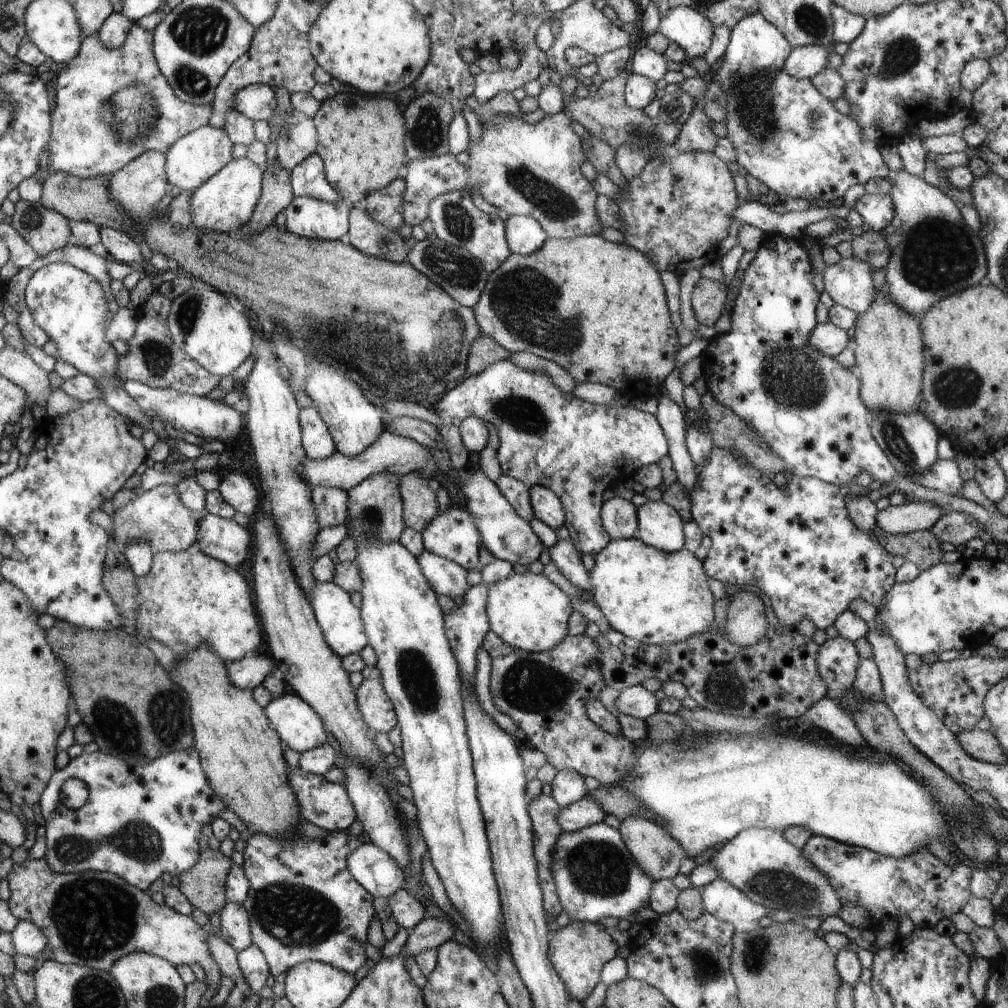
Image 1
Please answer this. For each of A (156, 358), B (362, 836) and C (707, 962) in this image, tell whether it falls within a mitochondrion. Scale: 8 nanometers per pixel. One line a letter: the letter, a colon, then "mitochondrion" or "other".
A: mitochondrion
B: other
C: mitochondrion

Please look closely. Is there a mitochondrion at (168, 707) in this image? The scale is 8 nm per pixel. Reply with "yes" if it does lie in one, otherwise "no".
yes

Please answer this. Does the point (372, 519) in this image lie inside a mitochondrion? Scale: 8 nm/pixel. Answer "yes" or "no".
yes

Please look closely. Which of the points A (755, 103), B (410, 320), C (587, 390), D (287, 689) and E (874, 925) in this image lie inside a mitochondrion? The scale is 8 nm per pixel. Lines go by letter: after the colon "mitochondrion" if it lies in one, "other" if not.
A: mitochondrion
B: other
C: other
D: other
E: other

